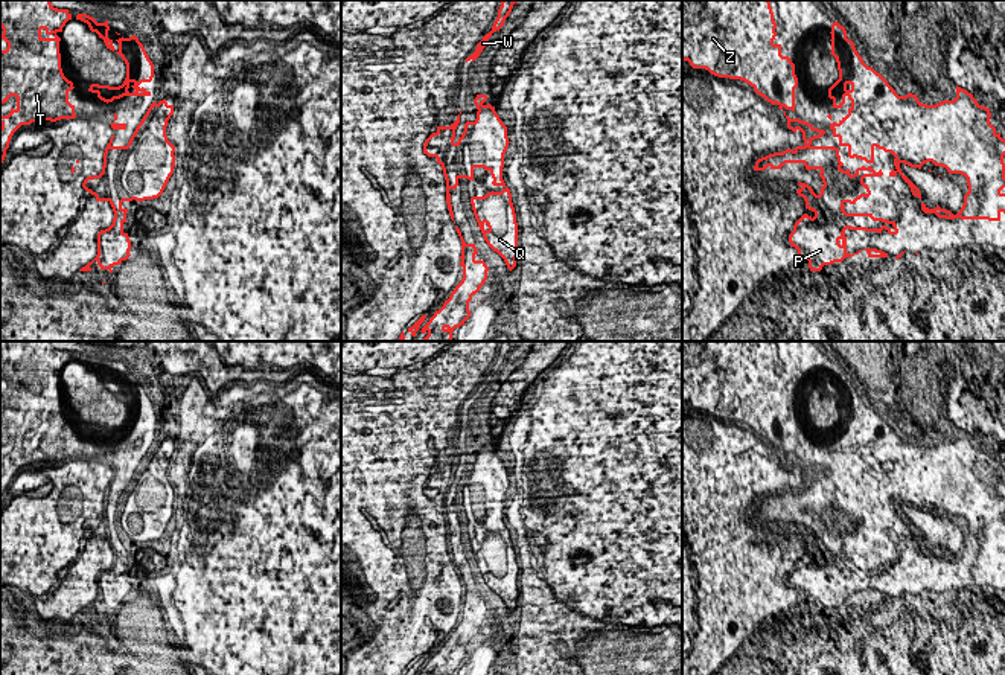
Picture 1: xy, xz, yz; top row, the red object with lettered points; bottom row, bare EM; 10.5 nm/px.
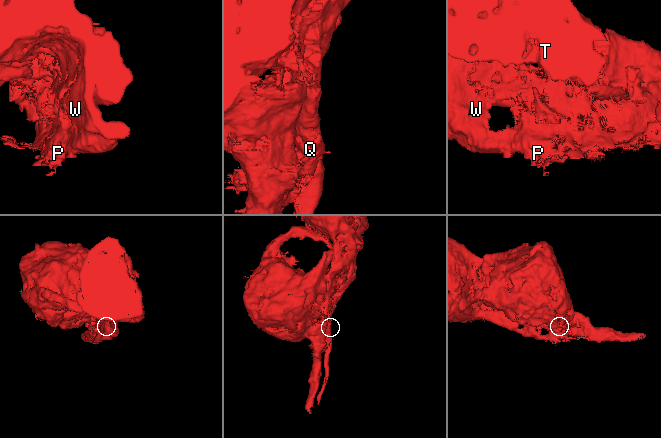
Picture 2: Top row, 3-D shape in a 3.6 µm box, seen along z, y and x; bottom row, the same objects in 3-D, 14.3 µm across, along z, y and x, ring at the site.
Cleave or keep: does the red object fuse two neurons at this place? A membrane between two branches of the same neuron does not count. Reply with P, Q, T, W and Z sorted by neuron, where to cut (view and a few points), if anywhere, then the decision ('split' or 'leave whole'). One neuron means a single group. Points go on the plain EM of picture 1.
P T W Z / Q; cut in yz along (749, 387), (727, 387), (710, 378), (690, 406); split

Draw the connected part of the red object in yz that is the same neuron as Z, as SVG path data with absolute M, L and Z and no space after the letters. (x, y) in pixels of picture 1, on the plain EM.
M682 341L682 401L688 402L691 407L693 399L700 392L700 387L711 378L714 382L725 384L726 387L746 387L748 390L742 393L742 401L739 402L739 421L749 425L757 436L764 439L772 446L784 454L787 460L787 469L796 474L802 474L802 488L796 488L795 492L812 486L815 480L825 475L824 471L815 469L812 465L790 460L786 453L795 453L795 430L798 428L798 419L795 416L795 405L789 398L781 396L781 385L775 385L777 364L774 361L774 353L769 341Z

